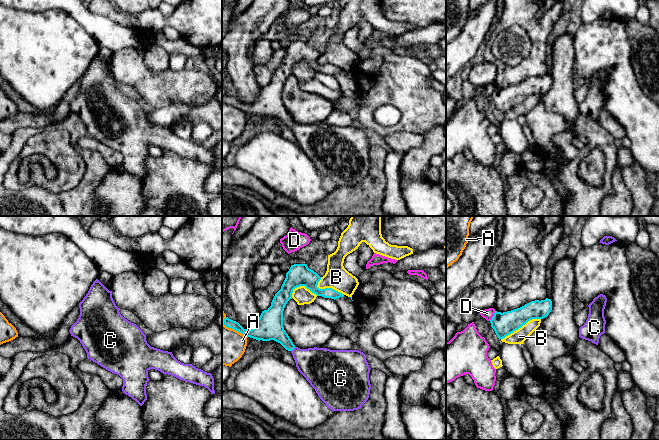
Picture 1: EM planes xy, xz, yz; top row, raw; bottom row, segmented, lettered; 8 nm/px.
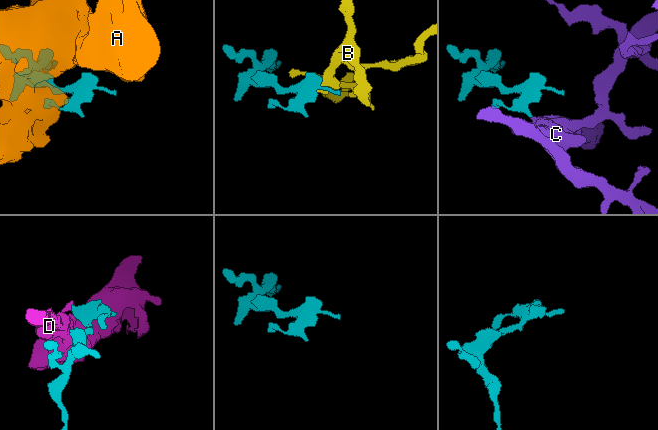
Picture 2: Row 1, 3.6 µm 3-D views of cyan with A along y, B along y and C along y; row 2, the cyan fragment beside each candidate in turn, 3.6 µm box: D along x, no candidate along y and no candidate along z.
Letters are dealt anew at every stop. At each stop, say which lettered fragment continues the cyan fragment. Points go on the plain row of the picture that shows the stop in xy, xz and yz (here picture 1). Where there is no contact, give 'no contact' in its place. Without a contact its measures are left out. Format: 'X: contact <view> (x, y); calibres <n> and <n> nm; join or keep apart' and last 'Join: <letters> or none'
A: contact xz (233, 104); calibres 170 and 300 nm; keep apart
B: contact yz (520, 103); calibres 180 and 110 nm; keep apart
C: contact xz (293, 124); calibres 200 and 280 nm; join
D: contact yz (493, 92); calibres 180 and 80 nm; keep apart
Join: C

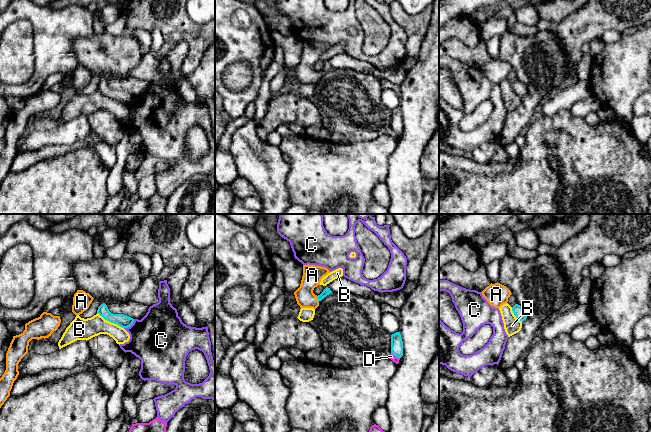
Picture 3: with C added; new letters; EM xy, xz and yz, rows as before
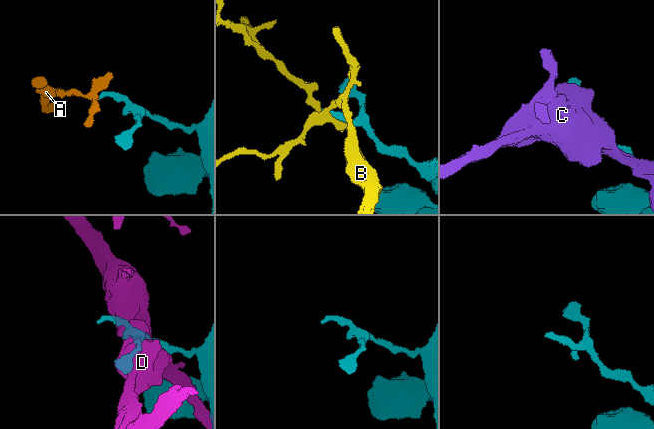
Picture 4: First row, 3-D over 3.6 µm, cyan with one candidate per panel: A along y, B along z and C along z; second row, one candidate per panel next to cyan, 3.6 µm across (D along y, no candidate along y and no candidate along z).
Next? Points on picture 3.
A: contact xz (317, 74); calibres 60 and 160 nm; join
B: contact xy (110, 97); calibres 110 and 180 nm; keep apart
C: contact xy (130, 101); calibres 110 and 420 nm; keep apart
D: contact xz (395, 131); calibres 100 and 50 nm; keep apart
Join: A

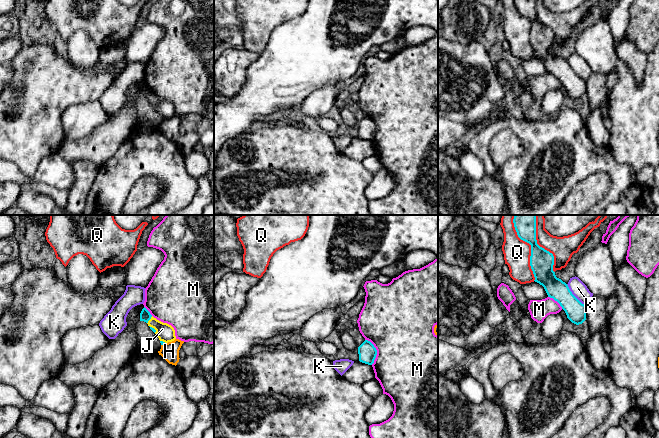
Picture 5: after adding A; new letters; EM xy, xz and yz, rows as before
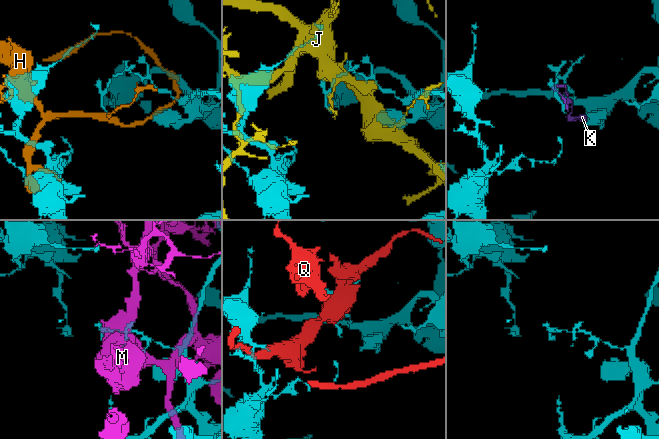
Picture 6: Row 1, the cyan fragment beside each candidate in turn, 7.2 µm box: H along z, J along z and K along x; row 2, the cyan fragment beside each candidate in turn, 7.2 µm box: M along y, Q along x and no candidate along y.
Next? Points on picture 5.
H: contact xy (163, 119); calibres 20 and 150 nm; keep apart
J: contact xy (149, 95); calibres 90 and 140 nm; keep apart
K: contact yz (573, 71); calibres 160 and 120 nm; keep apart
M: contact xz (376, 127); calibres 150 and 500 nm; keep apart
Q: contact yz (531, 27); calibres 190 and 220 nm; keep apart
Join: none

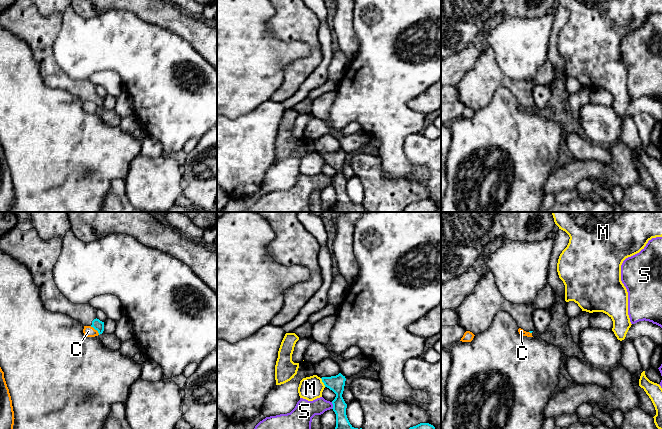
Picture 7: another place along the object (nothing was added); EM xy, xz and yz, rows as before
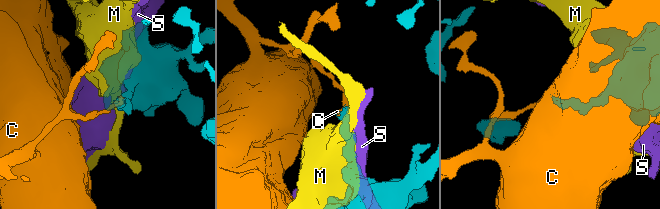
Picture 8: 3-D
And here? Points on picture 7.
C: contact xy (95, 105); calibres 90 and 90 nm; keep apart
M: contact xz (322, 157); calibres 130 and 190 nm; keep apart
S: contact xz (333, 181); calibres 180 and 170 nm; keep apart
Join: none

